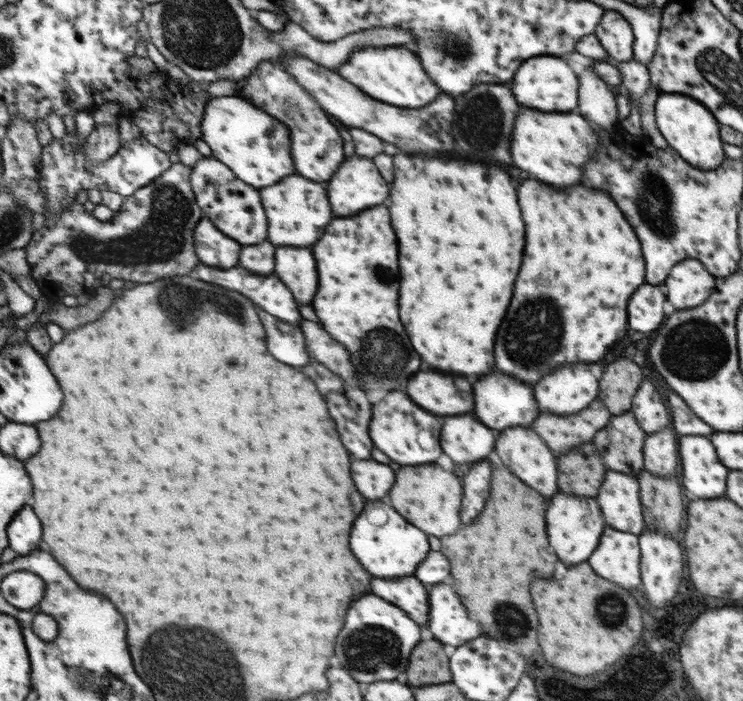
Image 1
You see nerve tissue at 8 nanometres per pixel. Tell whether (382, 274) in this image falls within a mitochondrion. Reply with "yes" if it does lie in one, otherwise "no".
yes

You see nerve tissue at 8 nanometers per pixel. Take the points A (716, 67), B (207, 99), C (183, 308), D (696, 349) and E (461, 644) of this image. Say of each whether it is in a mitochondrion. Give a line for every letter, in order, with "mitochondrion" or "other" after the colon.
A: mitochondrion
B: other
C: mitochondrion
D: mitochondrion
E: other

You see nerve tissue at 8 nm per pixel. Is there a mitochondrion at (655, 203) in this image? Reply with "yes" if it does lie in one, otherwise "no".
yes

